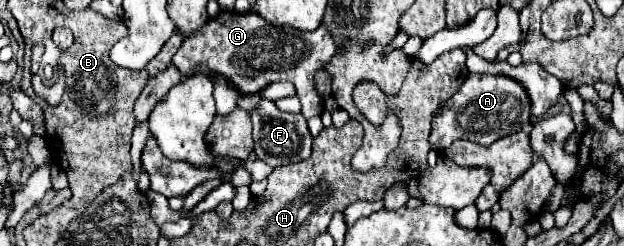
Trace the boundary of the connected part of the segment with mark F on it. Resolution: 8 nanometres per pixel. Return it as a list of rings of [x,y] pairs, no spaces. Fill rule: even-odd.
[[[263,99],[255,111],[251,111],[253,119],[253,141],[257,157],[271,167],[279,167],[285,163],[295,163],[307,159],[311,155],[311,133],[303,115],[293,115],[277,109],[277,105],[269,99]]]

